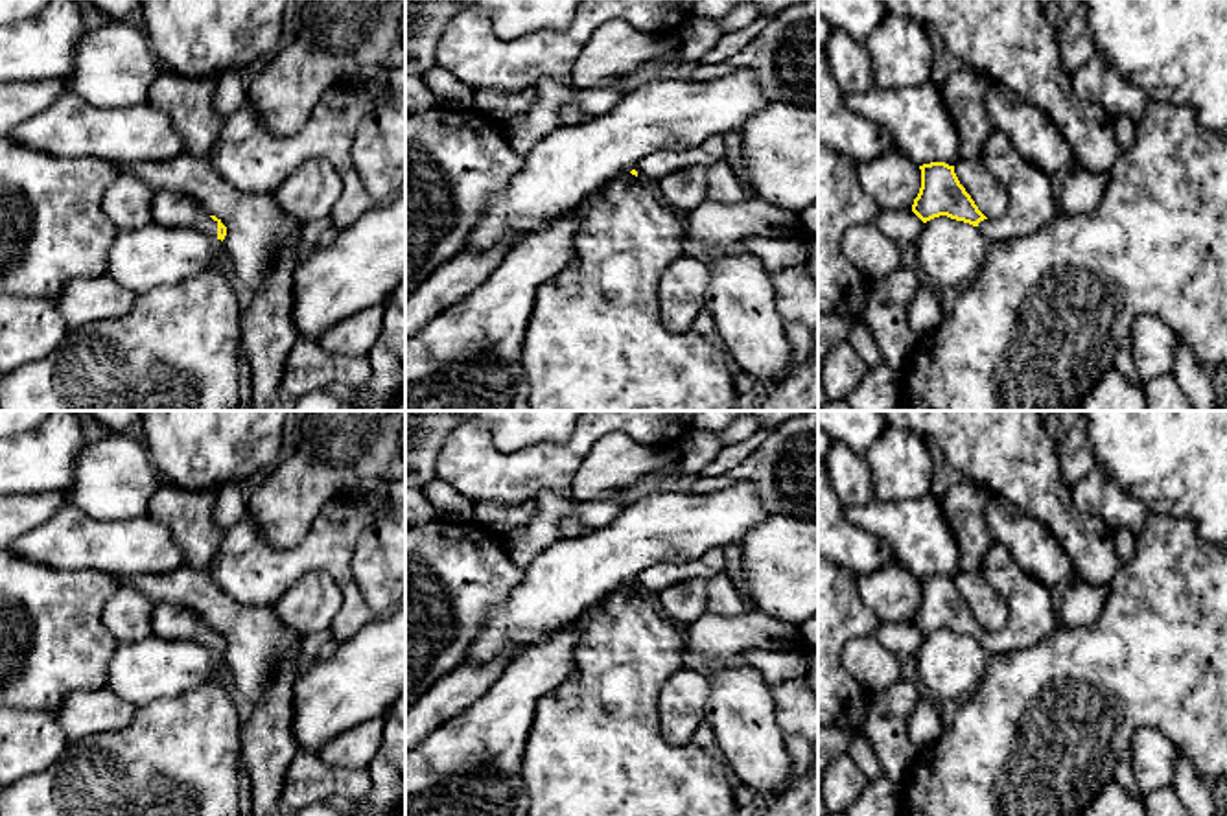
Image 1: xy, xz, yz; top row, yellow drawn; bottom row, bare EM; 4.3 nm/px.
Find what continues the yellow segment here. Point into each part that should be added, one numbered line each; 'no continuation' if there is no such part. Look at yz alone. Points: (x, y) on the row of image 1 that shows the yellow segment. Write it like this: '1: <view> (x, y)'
1: yz (1030, 199)

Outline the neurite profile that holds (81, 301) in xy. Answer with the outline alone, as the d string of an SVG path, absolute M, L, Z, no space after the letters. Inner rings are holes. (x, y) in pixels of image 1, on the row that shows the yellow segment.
M105 273L99 276L74 278L55 297L68 330L123 317L133 309L136 293L118 286Z

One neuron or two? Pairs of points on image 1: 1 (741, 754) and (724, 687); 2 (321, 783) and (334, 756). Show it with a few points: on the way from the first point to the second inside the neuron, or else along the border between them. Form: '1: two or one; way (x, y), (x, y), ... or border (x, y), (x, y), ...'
1: one; way (741, 737), (741, 704)
2: two; border (317, 754), (332, 765), (365, 770)

